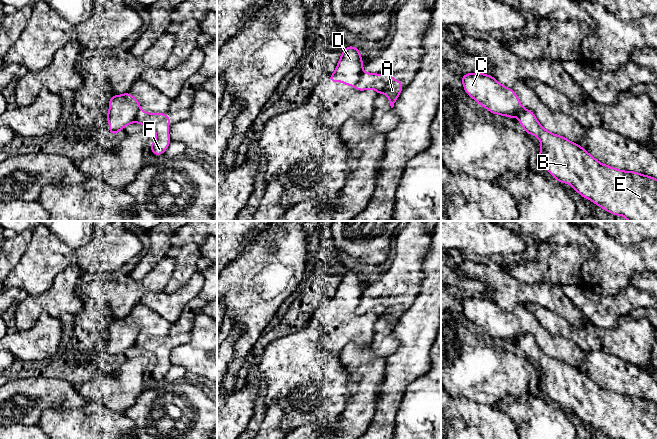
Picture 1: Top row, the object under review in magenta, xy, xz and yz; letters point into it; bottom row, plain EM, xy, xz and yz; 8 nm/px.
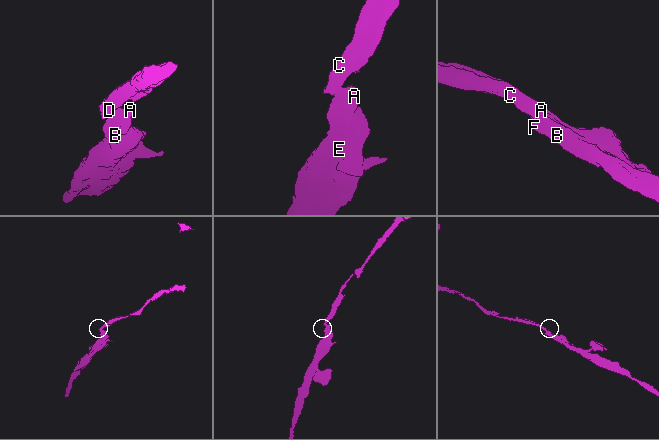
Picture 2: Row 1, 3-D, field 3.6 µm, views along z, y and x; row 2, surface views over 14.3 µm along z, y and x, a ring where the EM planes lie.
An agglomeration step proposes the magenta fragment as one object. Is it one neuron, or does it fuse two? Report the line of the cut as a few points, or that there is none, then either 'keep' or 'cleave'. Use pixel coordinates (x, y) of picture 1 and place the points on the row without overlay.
cut xz (362, 297), (355, 310); cleave

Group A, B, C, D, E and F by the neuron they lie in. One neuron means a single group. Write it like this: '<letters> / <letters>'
A B E F / C D

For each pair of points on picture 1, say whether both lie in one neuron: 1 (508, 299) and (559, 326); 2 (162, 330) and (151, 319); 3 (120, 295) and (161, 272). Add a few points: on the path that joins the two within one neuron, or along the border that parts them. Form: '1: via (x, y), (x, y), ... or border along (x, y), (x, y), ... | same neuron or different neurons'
1: border along (524, 305), (539, 304), (549, 310) | different neurons
2: via (160, 327), (154, 322) | same neuron
3: via (130, 292), (151, 282) | same neuron

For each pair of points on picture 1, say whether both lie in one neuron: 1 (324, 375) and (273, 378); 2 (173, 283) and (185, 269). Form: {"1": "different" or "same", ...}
{"1": "same", "2": "same"}

